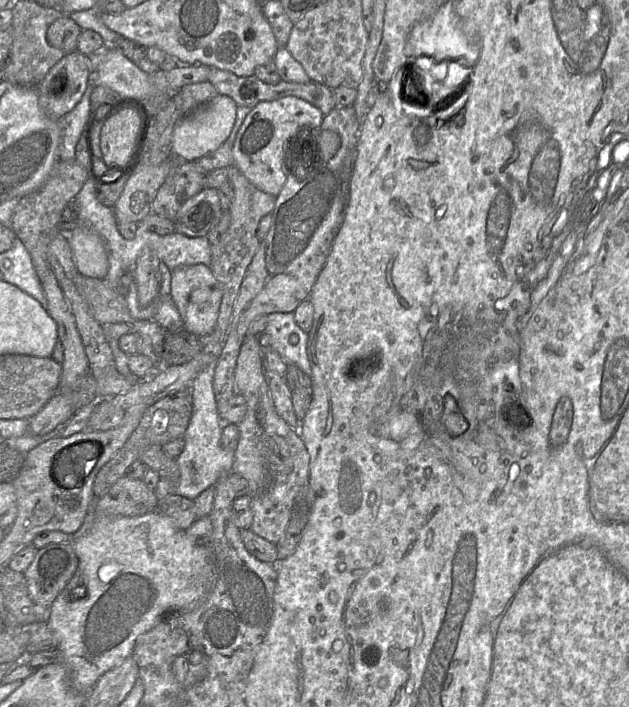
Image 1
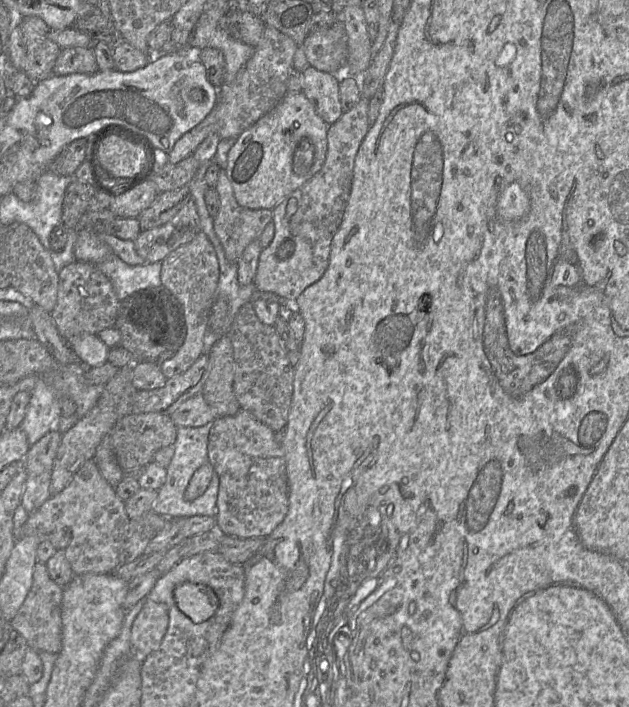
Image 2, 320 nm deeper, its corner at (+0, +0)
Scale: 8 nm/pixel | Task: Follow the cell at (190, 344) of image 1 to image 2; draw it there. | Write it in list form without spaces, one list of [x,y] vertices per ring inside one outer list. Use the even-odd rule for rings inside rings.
[[[162,285],[158,288],[140,289],[121,301],[114,327],[121,334],[120,345],[131,353],[134,362],[160,365],[172,358],[184,342],[184,308],[177,297]],[[143,296],[147,298],[138,301]]]

